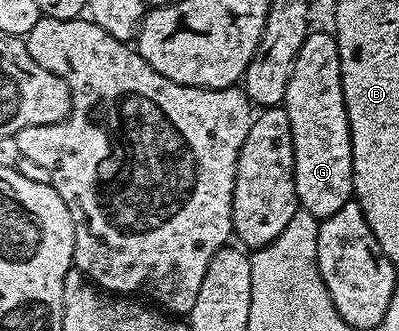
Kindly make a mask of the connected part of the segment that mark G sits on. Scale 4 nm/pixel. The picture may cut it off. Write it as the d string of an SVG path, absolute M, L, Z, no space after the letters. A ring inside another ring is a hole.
M308 32L305 43L301 43L301 51L297 51L283 105L293 131L295 194L299 208L314 217L327 218L352 201L355 191L351 177L351 124L341 87L341 59L332 34Z

